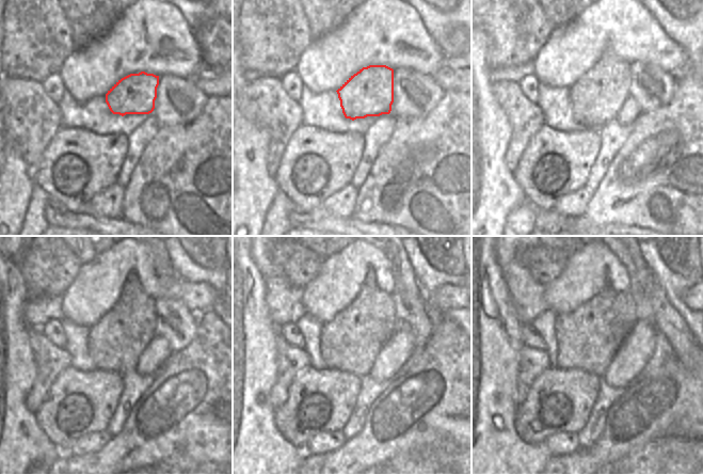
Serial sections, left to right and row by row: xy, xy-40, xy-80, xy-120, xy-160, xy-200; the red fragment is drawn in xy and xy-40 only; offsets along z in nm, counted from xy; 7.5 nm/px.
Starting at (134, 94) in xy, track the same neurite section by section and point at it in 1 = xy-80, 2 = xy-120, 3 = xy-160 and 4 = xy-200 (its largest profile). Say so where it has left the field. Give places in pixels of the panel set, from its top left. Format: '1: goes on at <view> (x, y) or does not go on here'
1: goes on at xy-80 (596, 98)
2: goes on at xy-120 (115, 343)
3: goes on at xy-160 (351, 342)
4: goes on at xy-200 (588, 338)

